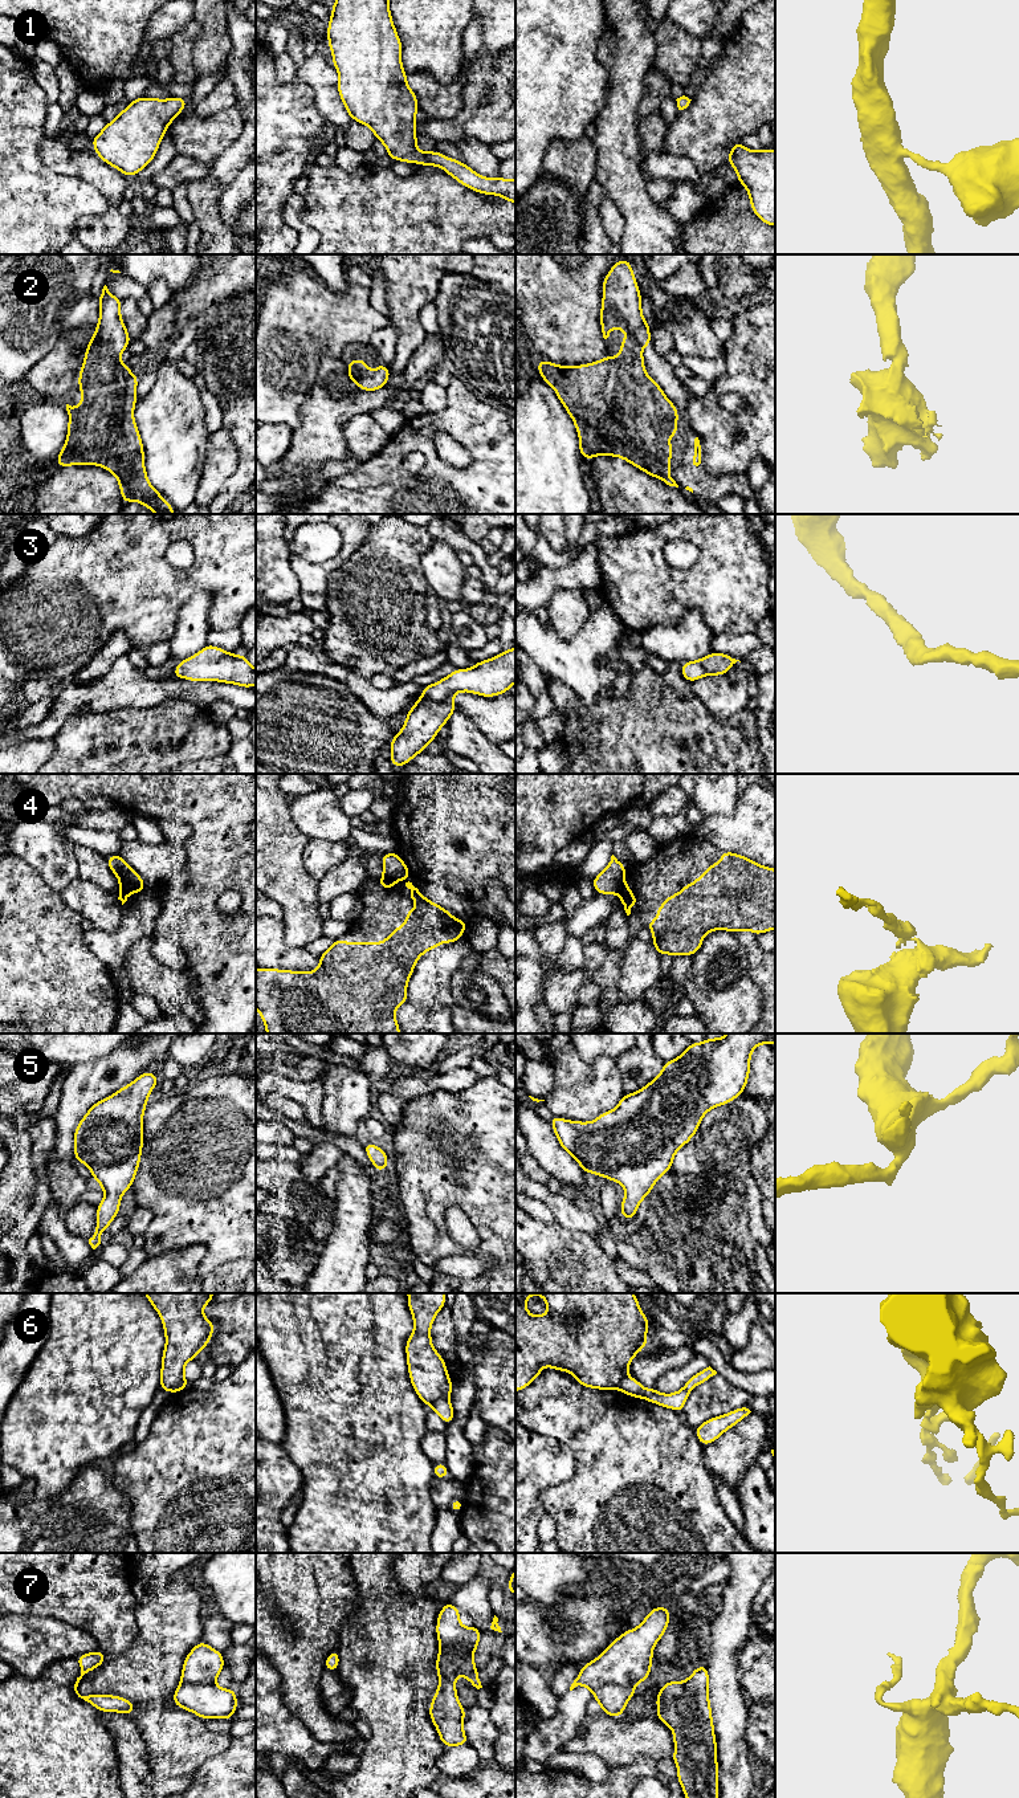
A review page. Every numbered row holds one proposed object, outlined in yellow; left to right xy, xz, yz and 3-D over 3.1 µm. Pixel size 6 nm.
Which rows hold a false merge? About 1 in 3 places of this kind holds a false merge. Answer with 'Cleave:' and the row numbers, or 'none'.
Cleave: 4, 6, 7

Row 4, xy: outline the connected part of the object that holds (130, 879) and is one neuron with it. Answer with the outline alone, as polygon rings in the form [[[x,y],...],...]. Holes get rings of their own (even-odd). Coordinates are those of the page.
[[[110,855],[106,861],[113,873],[118,877],[119,882],[125,888],[129,888],[131,893],[147,890],[140,874],[134,871],[121,855]]]

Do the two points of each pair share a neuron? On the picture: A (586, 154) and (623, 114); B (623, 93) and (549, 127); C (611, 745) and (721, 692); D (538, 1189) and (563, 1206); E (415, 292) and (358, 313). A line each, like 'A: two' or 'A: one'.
A: two
B: two
C: two
D: one
E: two

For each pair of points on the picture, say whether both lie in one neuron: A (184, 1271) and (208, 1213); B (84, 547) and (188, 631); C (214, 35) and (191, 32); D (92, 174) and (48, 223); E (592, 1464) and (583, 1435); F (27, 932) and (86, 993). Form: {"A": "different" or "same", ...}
{"A": "different", "B": "different", "C": "different", "D": "different", "E": "same", "F": "same"}

